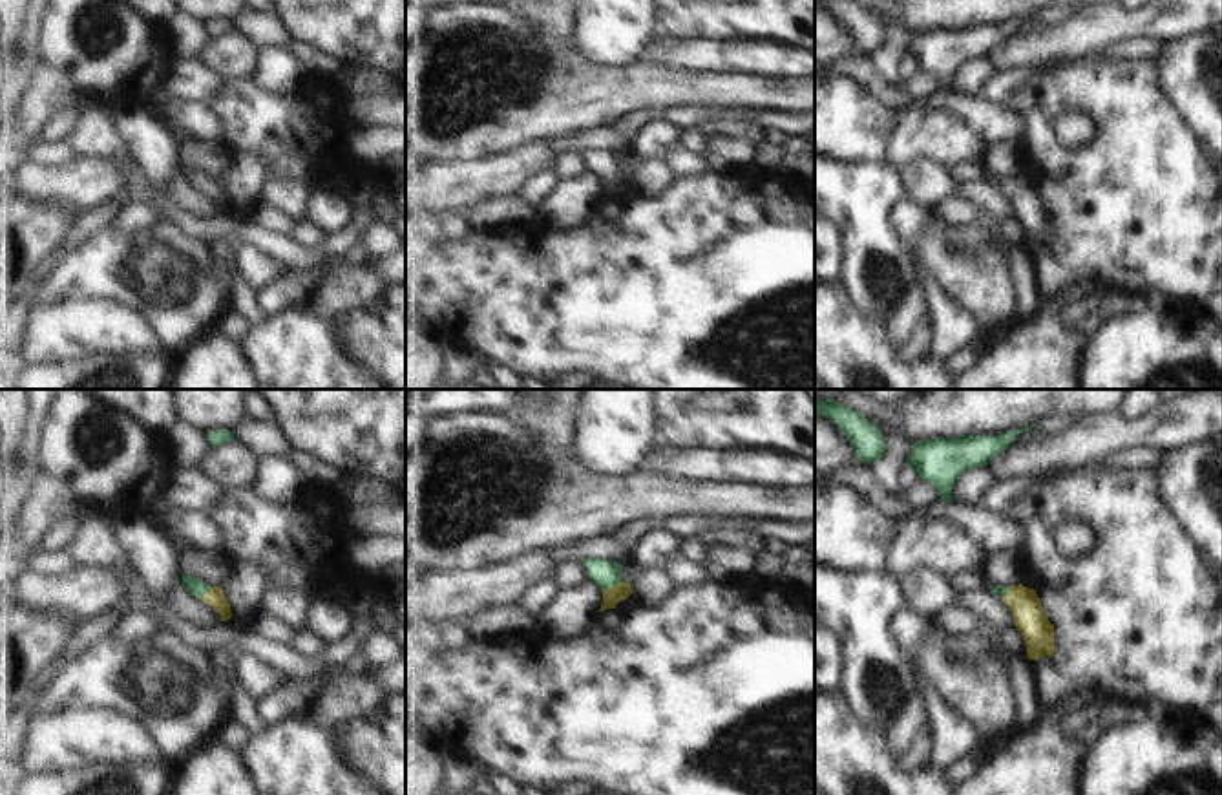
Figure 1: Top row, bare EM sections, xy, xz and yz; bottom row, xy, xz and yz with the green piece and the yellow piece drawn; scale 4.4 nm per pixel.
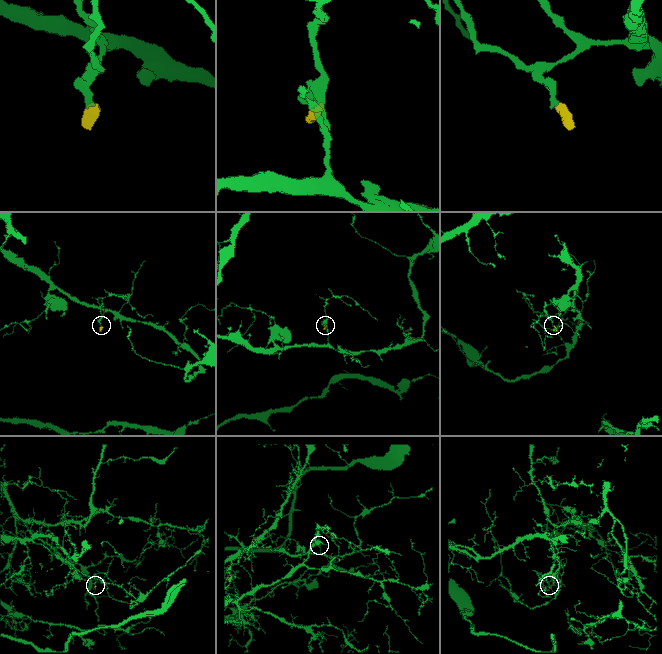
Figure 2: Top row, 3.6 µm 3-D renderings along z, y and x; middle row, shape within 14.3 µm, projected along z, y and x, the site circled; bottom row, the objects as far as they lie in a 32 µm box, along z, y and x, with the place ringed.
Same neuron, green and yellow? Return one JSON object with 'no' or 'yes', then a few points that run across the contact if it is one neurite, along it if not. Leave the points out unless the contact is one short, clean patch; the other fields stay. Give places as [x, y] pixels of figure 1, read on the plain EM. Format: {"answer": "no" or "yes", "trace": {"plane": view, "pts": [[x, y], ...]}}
{"answer": "yes", "trace": {"plane": "xz", "pts": [[605, 165], [612, 176], [621, 181]]}}

